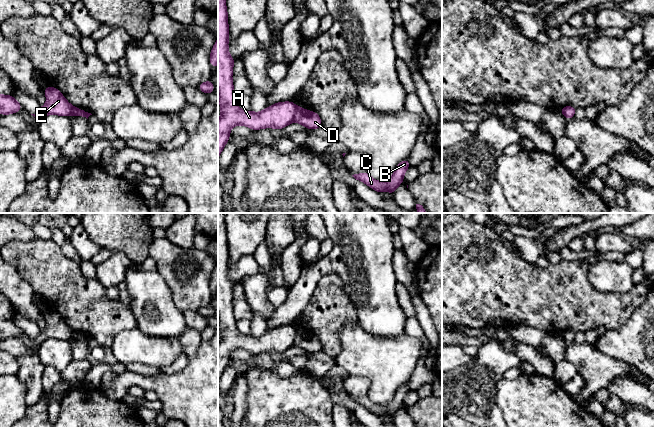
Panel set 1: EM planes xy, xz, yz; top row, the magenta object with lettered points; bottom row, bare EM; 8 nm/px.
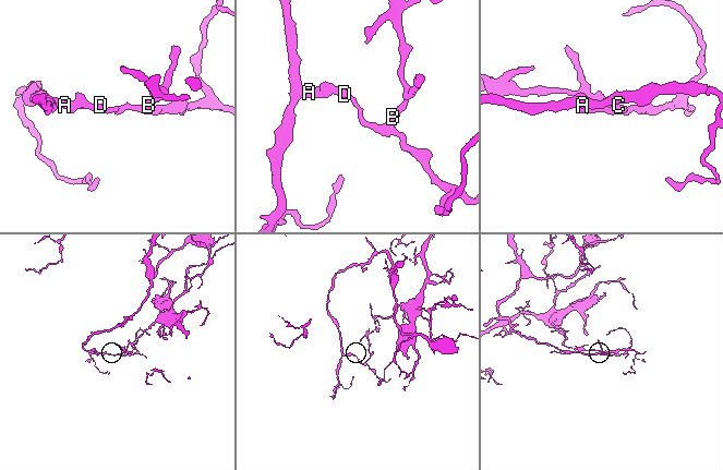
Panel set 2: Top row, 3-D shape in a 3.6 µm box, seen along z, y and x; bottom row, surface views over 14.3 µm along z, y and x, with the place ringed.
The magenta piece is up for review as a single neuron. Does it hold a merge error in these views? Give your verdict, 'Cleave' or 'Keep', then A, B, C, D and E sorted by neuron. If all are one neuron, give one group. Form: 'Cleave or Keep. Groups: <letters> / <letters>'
Cleave. Groups: A E / B C D

